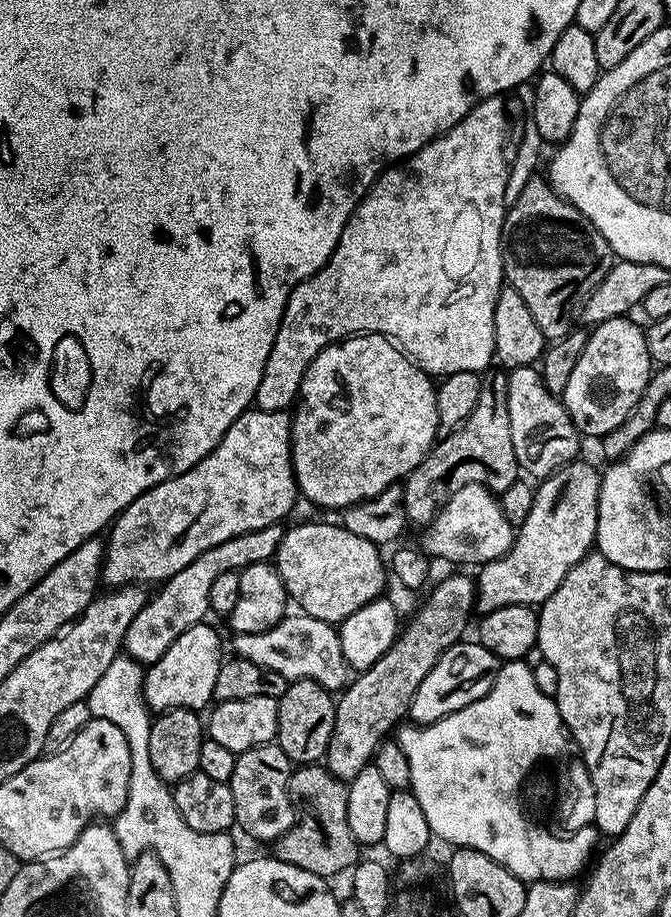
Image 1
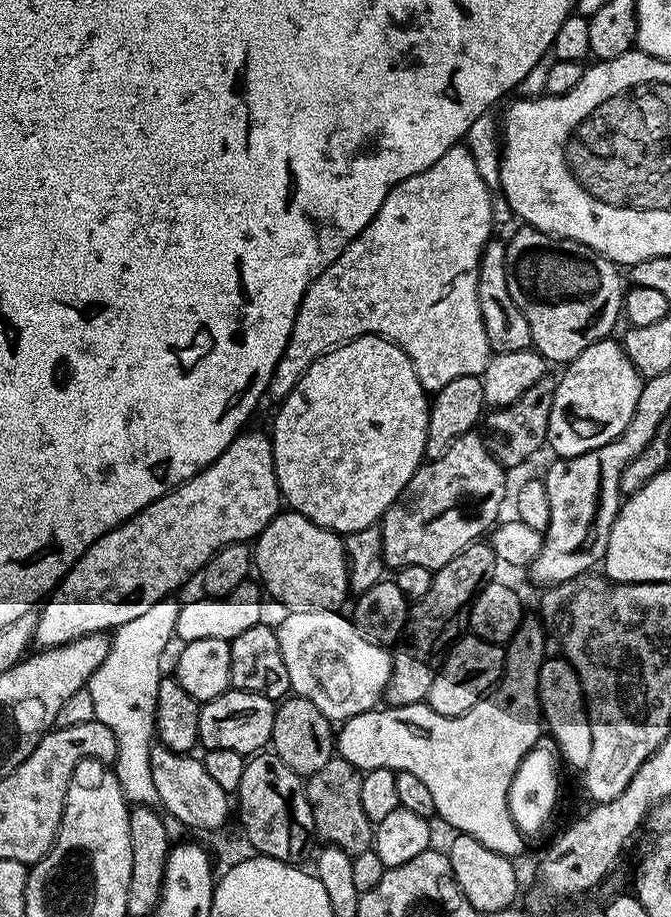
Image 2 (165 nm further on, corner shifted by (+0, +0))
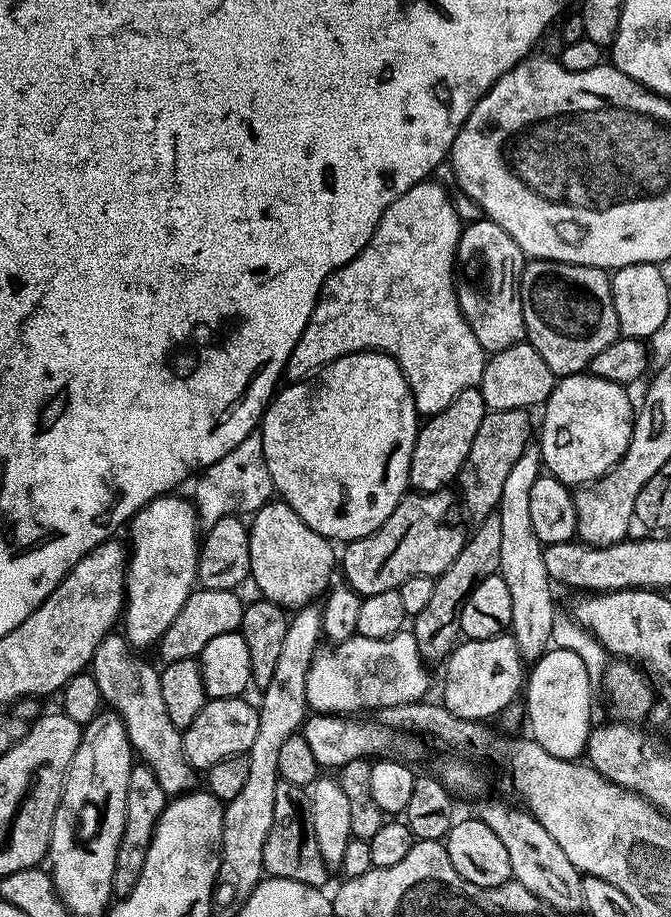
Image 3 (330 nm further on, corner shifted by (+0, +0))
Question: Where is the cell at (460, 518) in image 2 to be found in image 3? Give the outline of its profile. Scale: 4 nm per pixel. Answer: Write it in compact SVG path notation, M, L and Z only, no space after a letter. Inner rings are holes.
M451 491L405 493L394 512L376 532L366 538L349 541L340 554L340 572L362 598L399 589L408 577L438 577L461 553L467 533L458 528L463 513L457 497Z

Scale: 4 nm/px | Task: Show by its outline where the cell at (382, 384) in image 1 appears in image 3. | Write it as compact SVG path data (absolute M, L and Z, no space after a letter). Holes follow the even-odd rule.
M375 350L351 352L330 362L311 378L287 386L268 401L258 425L275 495L289 504L310 530L322 534L329 542L366 538L383 526L410 488L408 475L418 413L398 362Z

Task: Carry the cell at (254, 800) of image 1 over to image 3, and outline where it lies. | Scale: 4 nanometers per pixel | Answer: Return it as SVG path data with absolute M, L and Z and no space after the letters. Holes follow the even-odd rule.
M281 780L274 790L274 822L266 838L266 850L262 850L262 862L269 877L302 882L311 888L323 889L330 876L330 870L318 854L314 826L310 826L308 793L285 780Z

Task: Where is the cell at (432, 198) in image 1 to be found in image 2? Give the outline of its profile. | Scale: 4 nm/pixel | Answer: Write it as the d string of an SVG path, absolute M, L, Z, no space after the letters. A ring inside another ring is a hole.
M464 146L446 150L446 154L442 154L442 158L438 158L438 162L434 162L434 166L422 170L422 174L414 174L395 184L386 194L378 214L374 214L371 222L350 241L346 250L342 250L342 254L338 254L336 261L306 290L298 314L294 318L294 326L290 330L286 350L282 354L282 358L278 358L278 366L274 366L274 374L268 383L267 395L273 396L273 401L276 402L285 400L290 394L290 390L294 390L294 386L302 378L302 374L306 374L306 370L319 356L323 356L331 348L336 348L348 340L357 340L359 336L382 336L391 344L398 345L406 354L406 358L410 358L410 362L414 366L414 374L418 374L418 382L422 382L425 393L428 394L435 394L438 390L442 390L442 386L454 382L454 378L483 377L490 359L490 349L486 338L486 326L482 322L482 310L478 306L478 270L484 248L494 236L494 232L492 232L492 230L494 231L492 197L493 193L489 189L488 181L484 180L482 174L479 173L474 158Z

